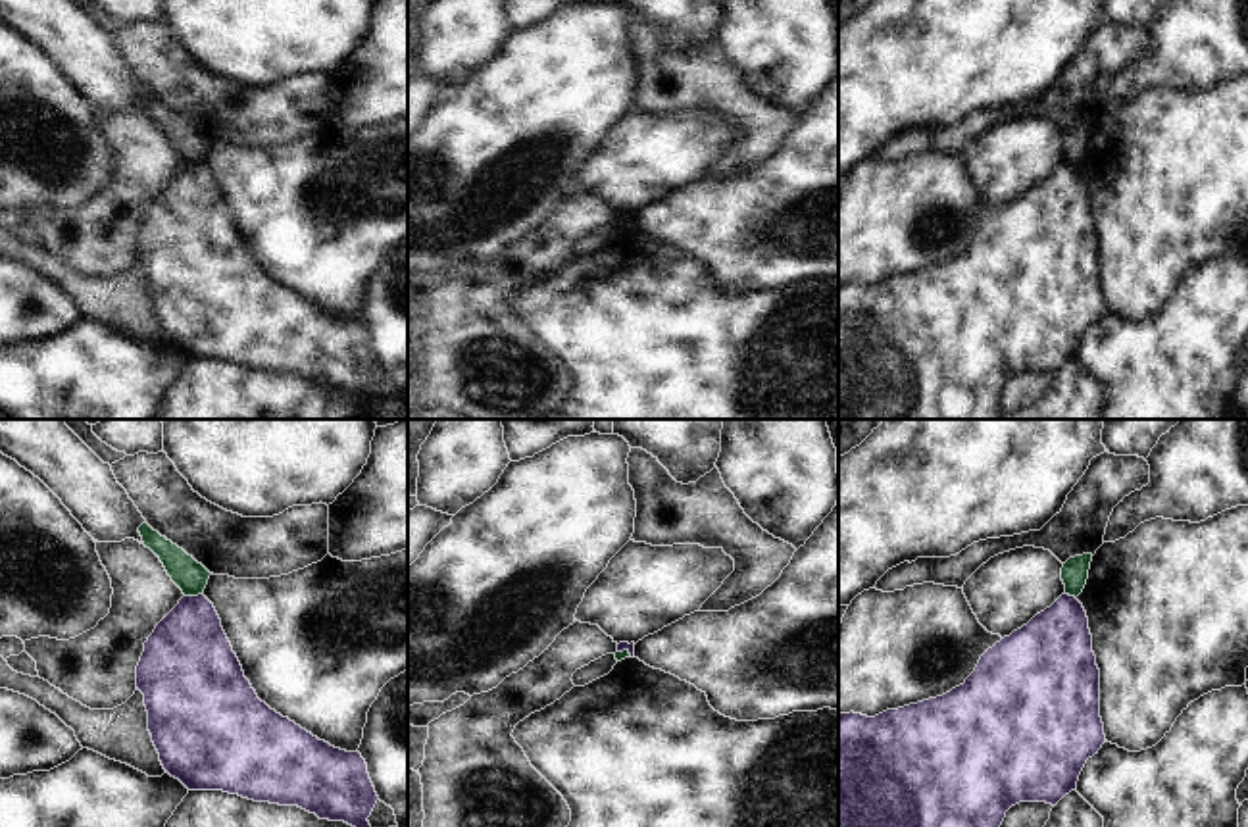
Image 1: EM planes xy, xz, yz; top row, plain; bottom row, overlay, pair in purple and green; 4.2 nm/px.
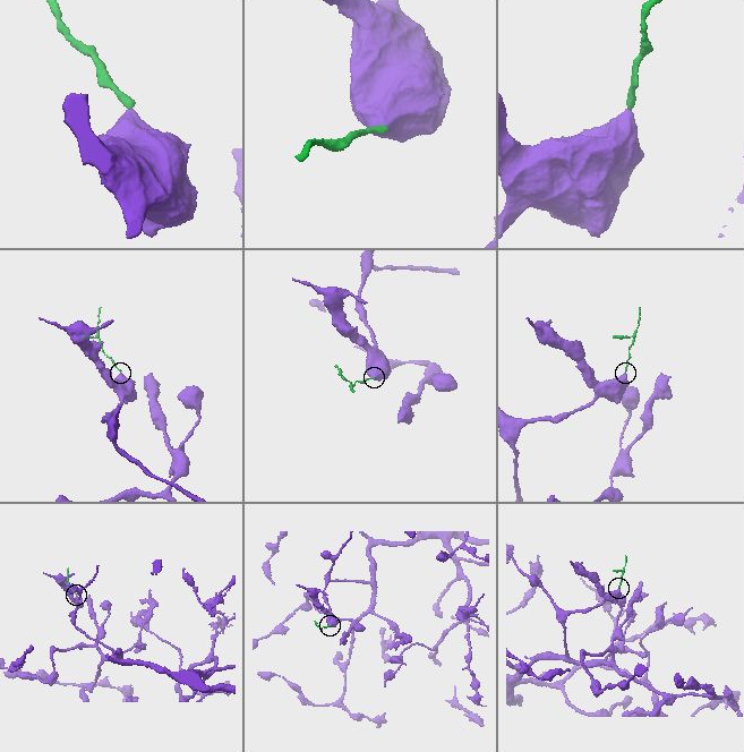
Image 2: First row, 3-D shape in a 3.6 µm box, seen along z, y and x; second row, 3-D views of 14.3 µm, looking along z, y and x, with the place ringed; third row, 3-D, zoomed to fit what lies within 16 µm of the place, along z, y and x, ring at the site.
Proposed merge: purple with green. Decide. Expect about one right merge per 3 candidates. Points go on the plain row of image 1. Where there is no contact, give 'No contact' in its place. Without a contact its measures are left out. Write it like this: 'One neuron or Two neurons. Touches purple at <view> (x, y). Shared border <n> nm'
Two neurons. Touches purple at xy (193, 166). Shared border 70 nm.

